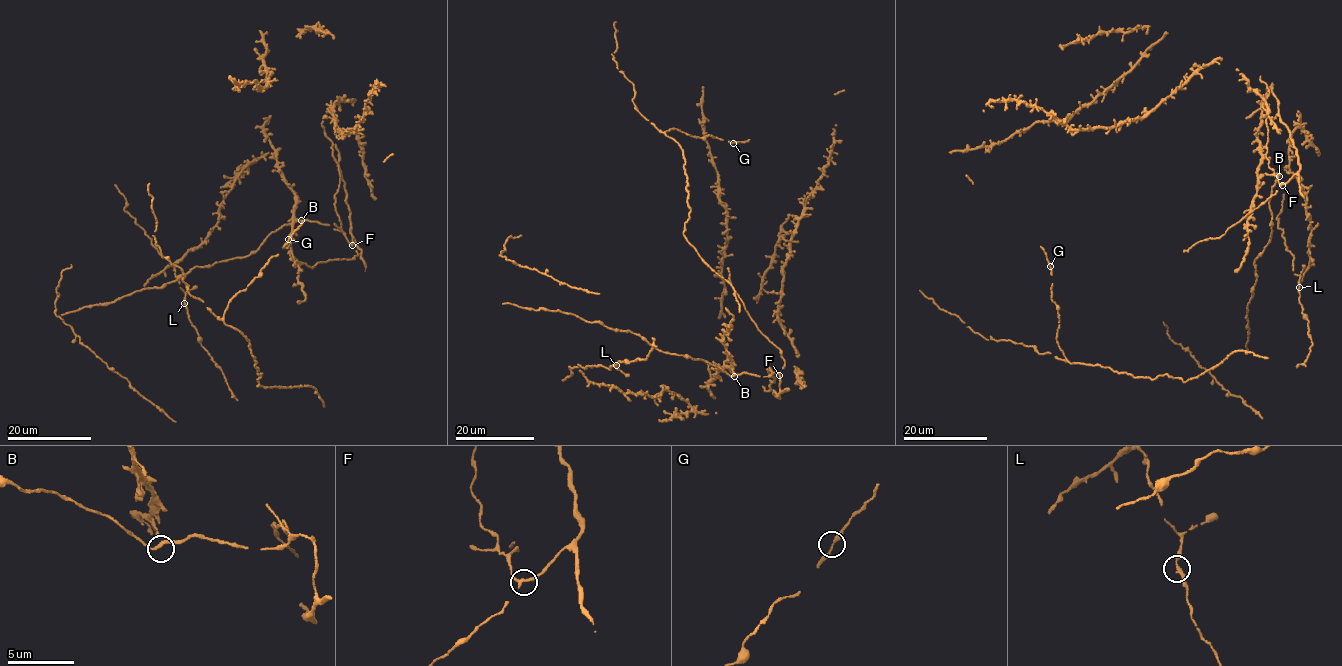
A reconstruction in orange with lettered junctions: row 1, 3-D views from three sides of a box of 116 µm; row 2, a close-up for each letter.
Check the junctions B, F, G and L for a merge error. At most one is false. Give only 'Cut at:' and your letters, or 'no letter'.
Cut at: no letter

